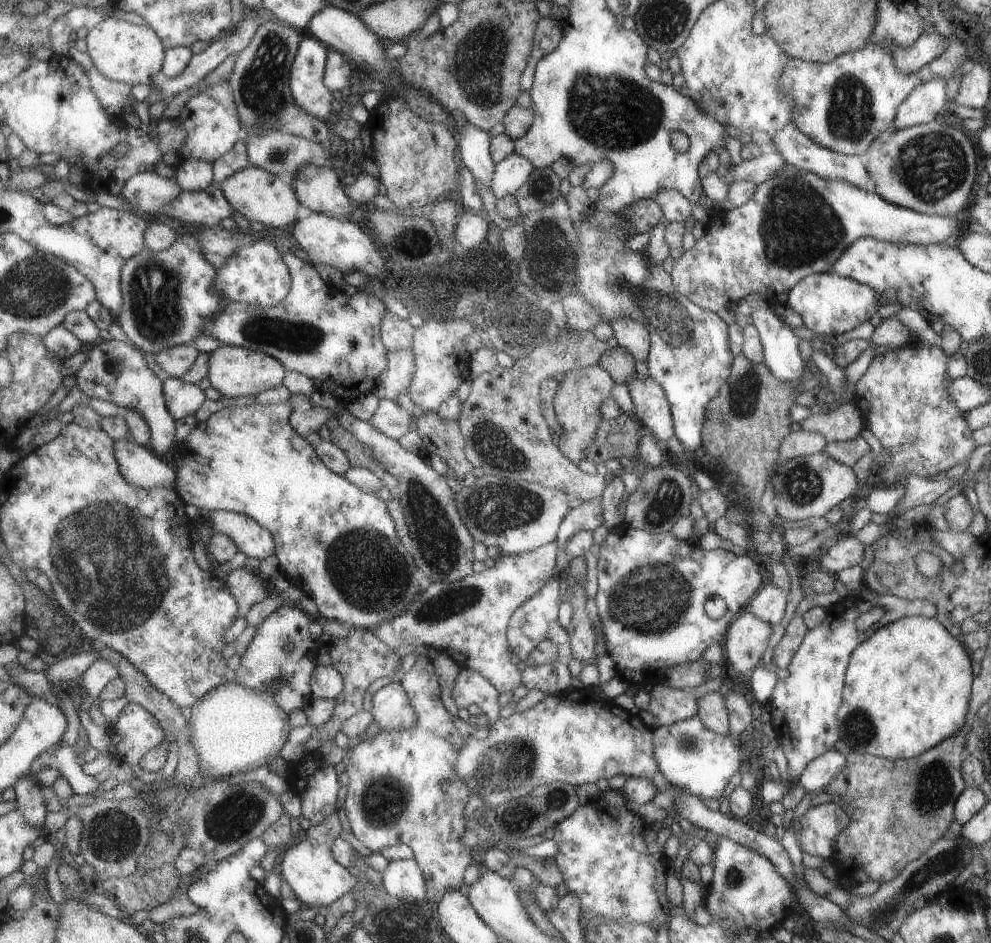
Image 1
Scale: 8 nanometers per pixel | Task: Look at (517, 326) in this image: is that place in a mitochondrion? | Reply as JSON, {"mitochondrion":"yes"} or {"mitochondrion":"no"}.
{"mitochondrion":"yes"}

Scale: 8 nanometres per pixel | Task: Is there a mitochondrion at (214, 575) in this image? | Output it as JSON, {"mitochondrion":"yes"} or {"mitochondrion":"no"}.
{"mitochondrion":"no"}

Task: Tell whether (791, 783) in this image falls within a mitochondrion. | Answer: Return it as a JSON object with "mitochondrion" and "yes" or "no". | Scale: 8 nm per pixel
{"mitochondrion":"no"}

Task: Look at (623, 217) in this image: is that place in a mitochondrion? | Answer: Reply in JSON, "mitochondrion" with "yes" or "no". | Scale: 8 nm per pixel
{"mitochondrion":"no"}

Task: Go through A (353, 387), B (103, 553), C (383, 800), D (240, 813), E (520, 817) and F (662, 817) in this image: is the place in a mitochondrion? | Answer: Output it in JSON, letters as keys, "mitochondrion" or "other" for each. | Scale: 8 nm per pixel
{"A":"other","B":"mitochondrion","C":"mitochondrion","D":"mitochondrion","E":"mitochondrion","F":"other"}

